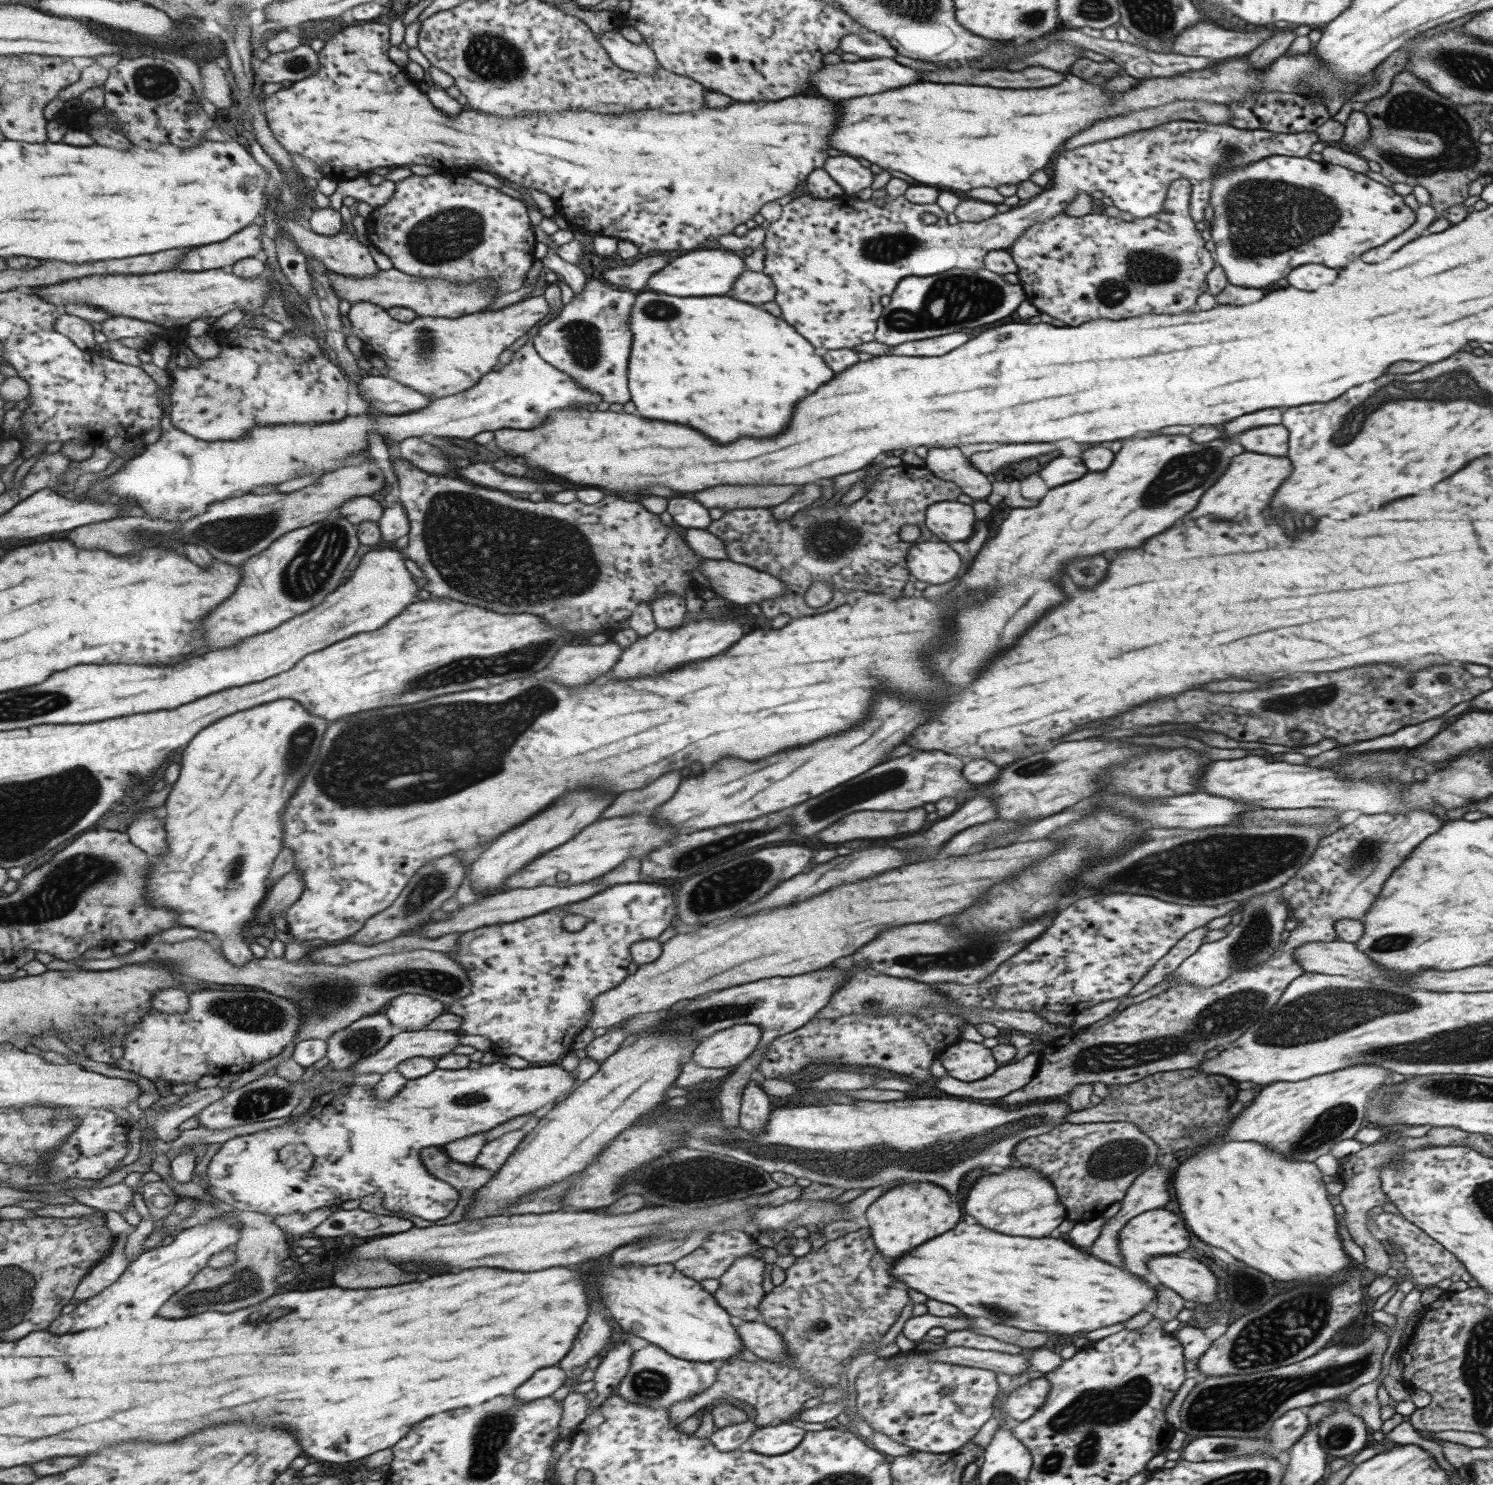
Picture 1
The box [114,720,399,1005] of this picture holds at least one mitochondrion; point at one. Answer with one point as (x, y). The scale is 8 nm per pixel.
(302, 739)

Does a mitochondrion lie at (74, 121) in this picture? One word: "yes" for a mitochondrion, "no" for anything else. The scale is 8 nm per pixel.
no

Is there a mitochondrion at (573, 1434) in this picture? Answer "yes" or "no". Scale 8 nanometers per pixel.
no

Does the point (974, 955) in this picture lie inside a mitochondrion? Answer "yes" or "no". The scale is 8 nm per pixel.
yes

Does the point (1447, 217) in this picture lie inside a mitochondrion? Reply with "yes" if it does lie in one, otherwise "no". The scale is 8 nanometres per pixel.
no

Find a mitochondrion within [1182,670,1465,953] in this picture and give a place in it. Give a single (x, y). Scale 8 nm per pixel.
(1365, 858)

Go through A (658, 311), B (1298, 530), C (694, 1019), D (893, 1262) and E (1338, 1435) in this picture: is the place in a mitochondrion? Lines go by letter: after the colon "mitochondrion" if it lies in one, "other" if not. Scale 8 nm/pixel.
A: mitochondrion
B: other
C: mitochondrion
D: other
E: mitochondrion

